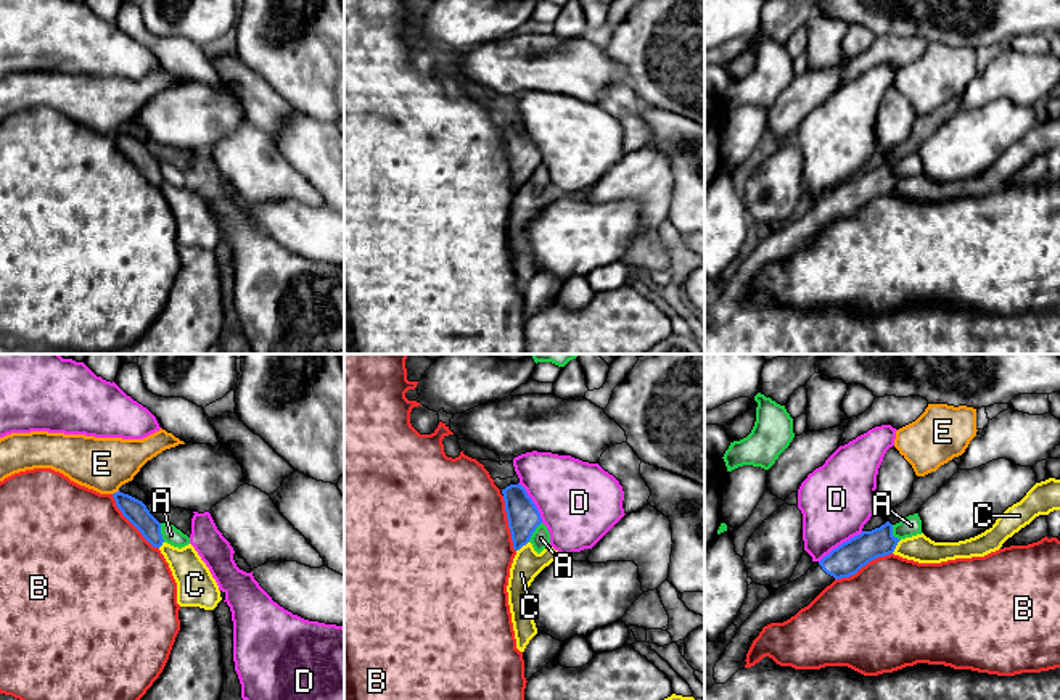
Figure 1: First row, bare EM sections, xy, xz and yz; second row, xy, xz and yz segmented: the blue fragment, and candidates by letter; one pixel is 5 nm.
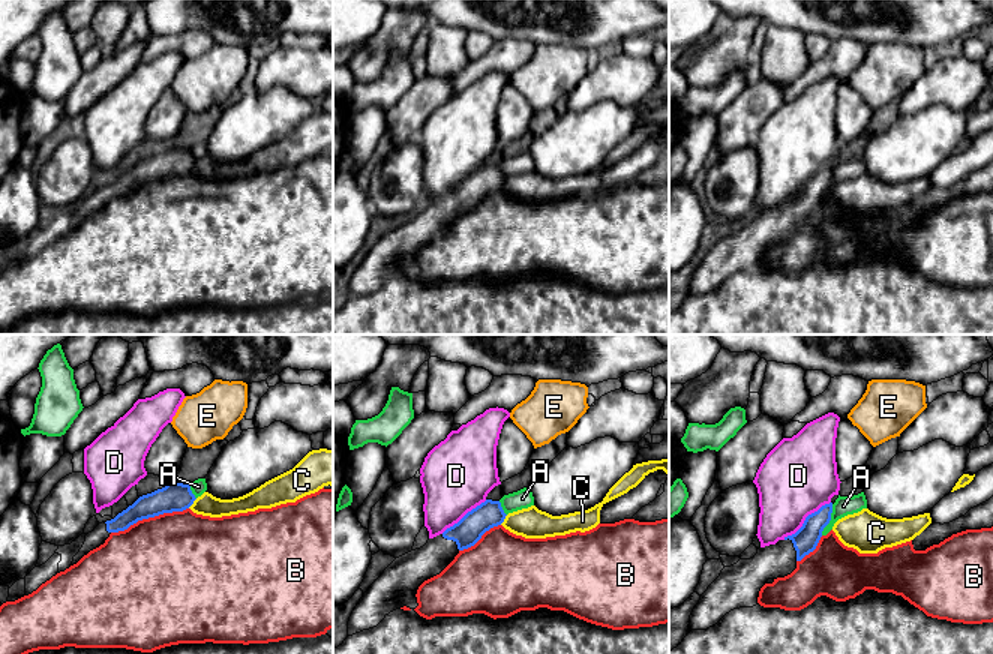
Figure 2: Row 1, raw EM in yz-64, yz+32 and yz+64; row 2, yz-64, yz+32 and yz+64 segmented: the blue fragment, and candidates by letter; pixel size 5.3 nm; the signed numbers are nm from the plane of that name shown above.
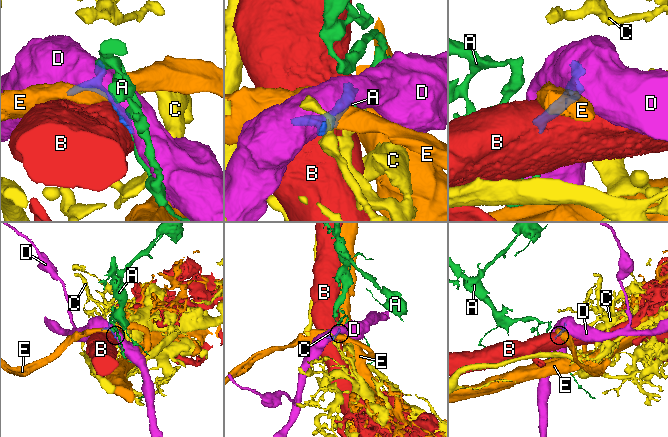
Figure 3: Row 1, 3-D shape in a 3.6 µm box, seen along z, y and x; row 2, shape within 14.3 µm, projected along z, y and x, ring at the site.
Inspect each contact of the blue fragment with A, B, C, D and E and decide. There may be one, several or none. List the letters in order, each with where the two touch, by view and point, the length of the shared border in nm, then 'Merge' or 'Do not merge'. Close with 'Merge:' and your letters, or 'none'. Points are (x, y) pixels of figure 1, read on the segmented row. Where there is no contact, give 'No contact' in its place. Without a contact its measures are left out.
A: Touches blue at xz (534, 530). Shared border 120 nm. Do not merge
B: Touches blue at xy (131, 522). Shared border 360 nm. Do not merge
C: Touches blue at yz (896, 544). Shared border 90 nm. Do not merge
D: Touches blue at yz (842, 544). Shared border 280 nm. Do not merge
E: Touches blue at xy (115, 493). Shared border 40 nm. Do not merge
Merge: none

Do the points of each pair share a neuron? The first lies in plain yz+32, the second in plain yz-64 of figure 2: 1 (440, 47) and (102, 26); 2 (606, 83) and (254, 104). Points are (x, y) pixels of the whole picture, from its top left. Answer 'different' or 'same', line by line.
1: same
2: different

